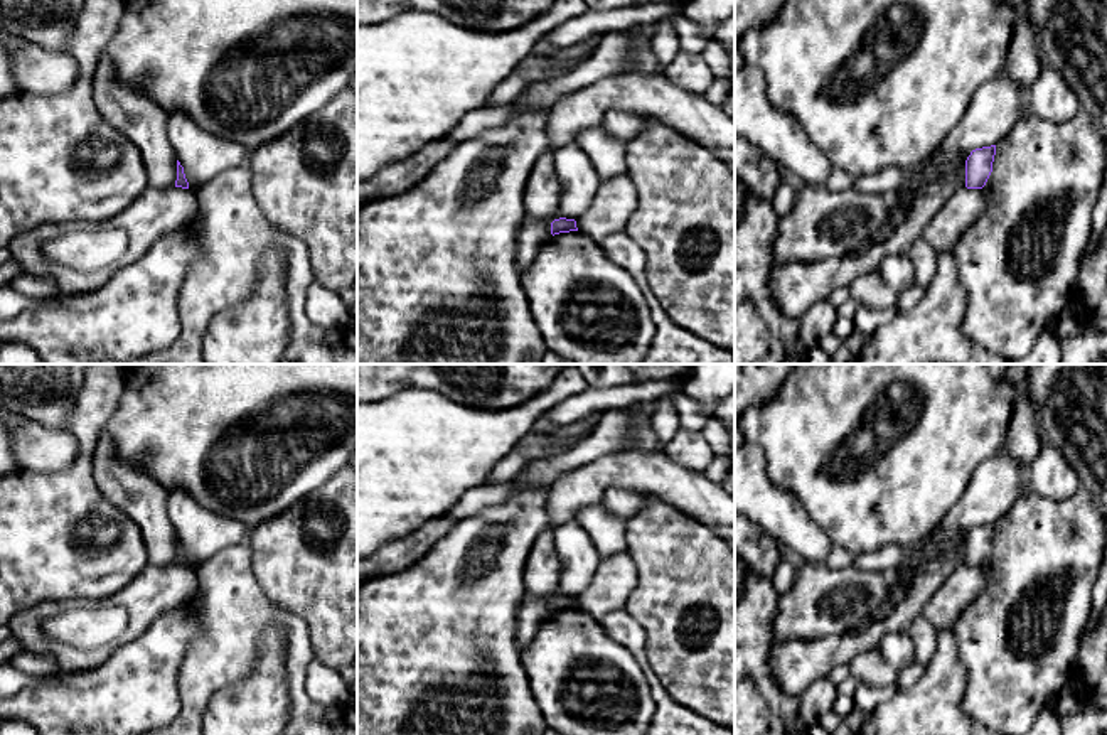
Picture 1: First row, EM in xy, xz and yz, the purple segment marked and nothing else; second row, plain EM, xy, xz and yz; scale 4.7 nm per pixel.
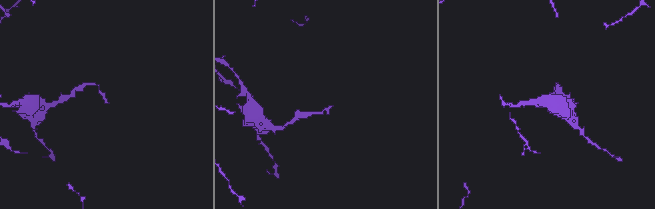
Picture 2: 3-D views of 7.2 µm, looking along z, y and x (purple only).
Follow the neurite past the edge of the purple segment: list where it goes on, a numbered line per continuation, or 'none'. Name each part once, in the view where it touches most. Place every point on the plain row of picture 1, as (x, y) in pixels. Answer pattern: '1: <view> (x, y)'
none

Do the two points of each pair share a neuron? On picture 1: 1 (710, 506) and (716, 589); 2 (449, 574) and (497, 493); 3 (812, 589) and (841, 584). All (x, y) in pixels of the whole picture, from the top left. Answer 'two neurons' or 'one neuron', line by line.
1: two neurons
2: two neurons
3: one neuron

